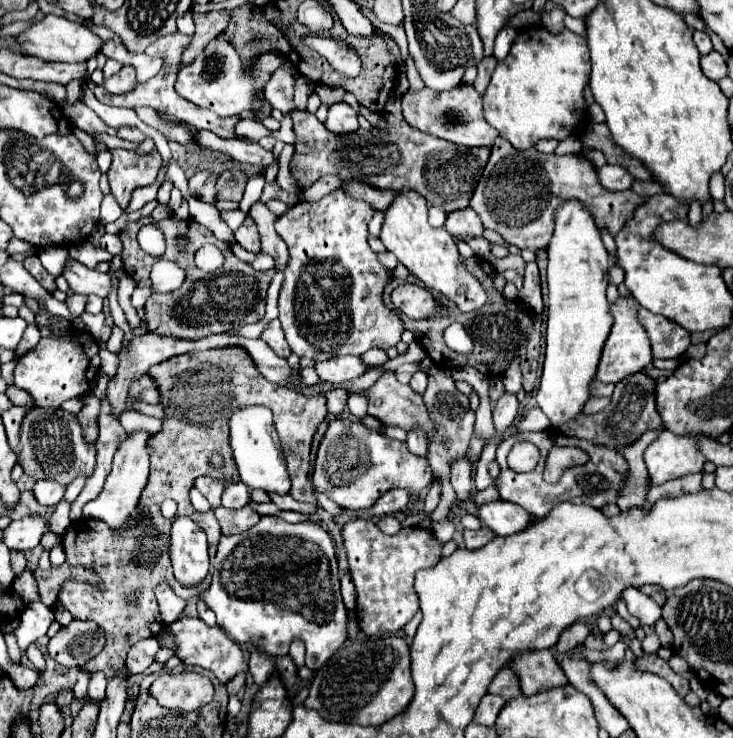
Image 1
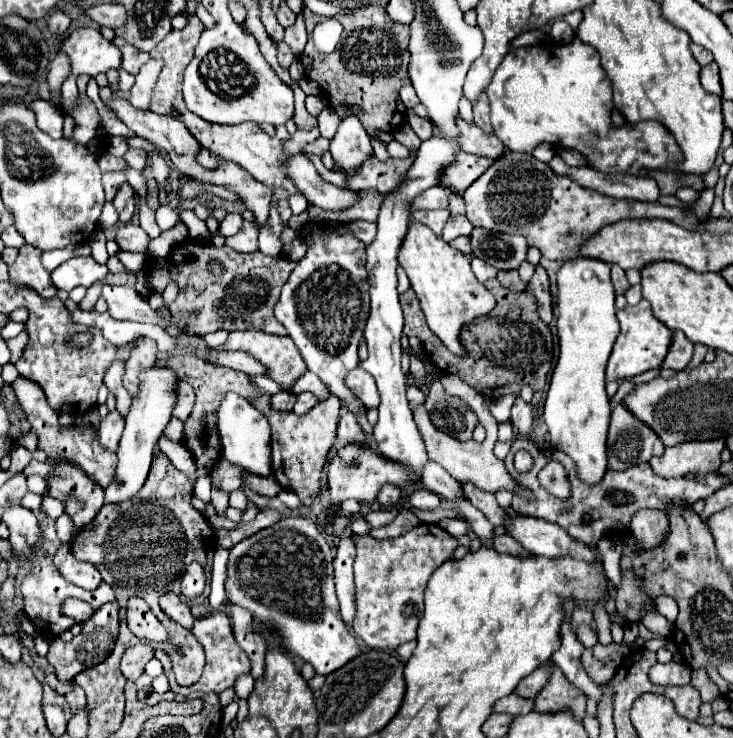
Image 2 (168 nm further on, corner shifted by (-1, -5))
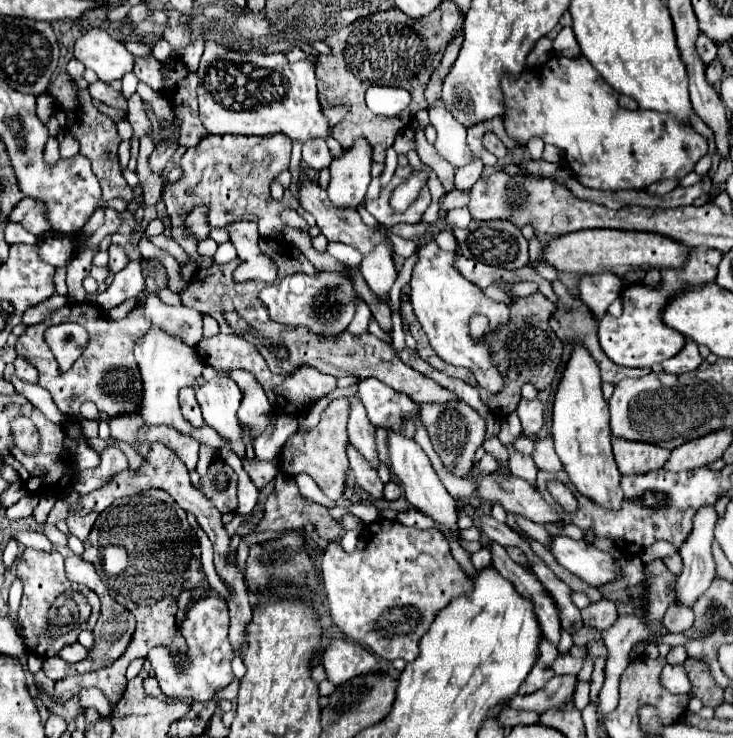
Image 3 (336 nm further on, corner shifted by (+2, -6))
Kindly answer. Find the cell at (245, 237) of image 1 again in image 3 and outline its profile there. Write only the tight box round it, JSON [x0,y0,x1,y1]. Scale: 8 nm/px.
[227,220,277,284]

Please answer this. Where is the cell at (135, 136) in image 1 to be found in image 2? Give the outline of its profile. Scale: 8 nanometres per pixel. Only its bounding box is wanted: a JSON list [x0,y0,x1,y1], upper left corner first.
[124,149,146,169]

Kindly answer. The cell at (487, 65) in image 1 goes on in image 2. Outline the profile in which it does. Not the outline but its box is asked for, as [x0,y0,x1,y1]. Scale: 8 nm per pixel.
[474,93,492,133]

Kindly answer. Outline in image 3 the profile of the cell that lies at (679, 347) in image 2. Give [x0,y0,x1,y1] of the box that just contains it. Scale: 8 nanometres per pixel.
[663,340,703,374]

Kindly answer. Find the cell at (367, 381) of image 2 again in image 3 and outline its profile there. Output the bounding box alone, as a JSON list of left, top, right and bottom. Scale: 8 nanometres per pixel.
[359,378,419,438]

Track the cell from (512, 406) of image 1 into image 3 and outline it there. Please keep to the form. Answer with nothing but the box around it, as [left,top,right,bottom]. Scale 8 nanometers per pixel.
[517,398,545,436]

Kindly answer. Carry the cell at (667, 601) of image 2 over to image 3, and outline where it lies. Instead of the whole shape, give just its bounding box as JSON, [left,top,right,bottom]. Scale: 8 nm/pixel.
[663,604,695,632]

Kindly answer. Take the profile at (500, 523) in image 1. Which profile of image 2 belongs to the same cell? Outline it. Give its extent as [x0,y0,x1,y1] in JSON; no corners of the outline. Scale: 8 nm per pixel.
[506,515,594,561]

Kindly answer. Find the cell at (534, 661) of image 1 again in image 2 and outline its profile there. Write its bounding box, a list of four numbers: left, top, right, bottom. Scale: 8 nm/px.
[534,667,586,719]

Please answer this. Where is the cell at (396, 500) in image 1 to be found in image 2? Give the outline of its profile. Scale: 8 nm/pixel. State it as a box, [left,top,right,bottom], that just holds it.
[378,485,402,507]

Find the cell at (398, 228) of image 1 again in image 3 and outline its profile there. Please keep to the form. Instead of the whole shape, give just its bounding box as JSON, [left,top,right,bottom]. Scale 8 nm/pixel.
[411,240,509,394]

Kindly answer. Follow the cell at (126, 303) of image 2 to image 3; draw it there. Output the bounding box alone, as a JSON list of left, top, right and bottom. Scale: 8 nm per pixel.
[145,294,203,346]

